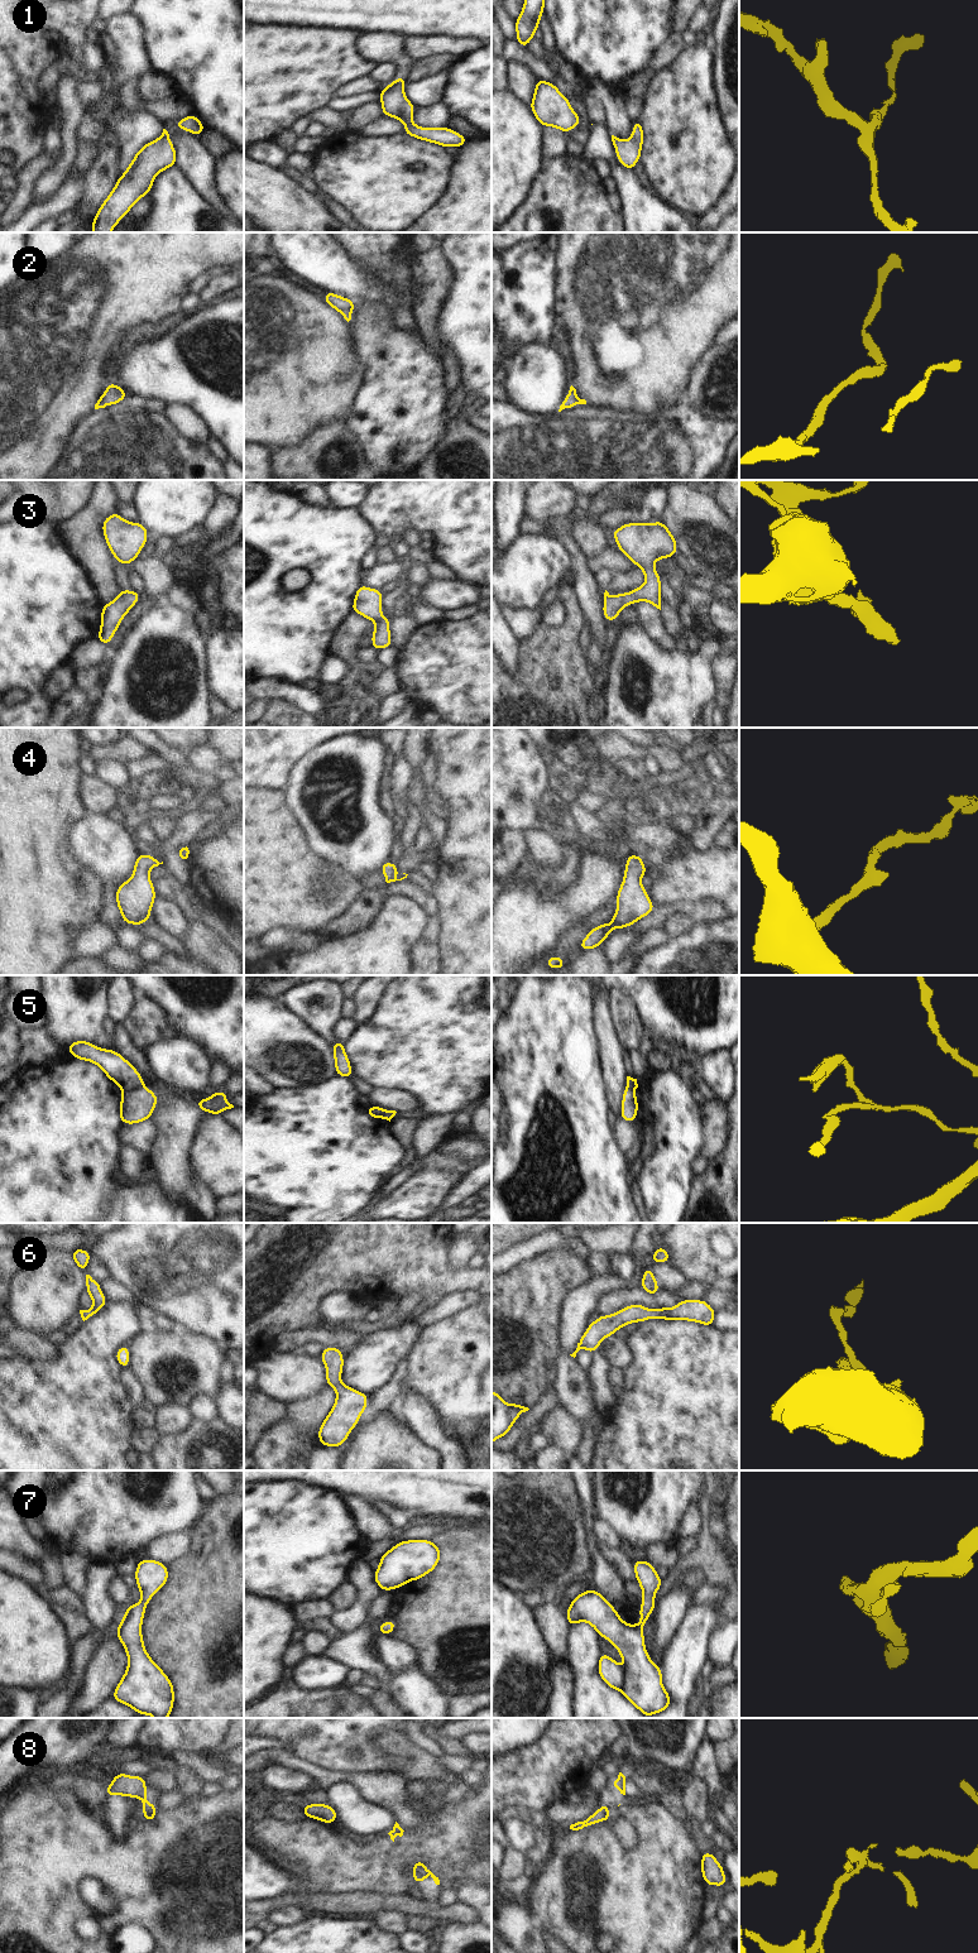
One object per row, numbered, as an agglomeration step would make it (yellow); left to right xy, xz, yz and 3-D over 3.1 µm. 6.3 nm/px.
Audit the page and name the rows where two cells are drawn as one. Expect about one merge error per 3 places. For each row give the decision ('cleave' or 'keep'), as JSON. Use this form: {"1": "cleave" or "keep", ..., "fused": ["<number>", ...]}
{"1": "keep", "2": "keep", "3": "keep", "4": "keep", "5": "cleave", "6": "keep", "7": "keep", "8": "keep", "fused": ["5"]}

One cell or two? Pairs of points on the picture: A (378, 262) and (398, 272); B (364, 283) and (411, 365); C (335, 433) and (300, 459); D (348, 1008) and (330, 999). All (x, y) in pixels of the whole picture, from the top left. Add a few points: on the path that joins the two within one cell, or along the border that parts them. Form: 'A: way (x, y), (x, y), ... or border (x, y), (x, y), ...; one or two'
A: border (410, 262), (388, 263), (386, 265); two
B: border (355, 303), (397, 307); two
C: way (326, 442), (308, 459); one
D: border (344, 998), (340, 1004), (340, 1017); two

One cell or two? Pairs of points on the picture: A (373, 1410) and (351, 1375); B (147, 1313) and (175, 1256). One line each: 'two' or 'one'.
A: two
B: two

